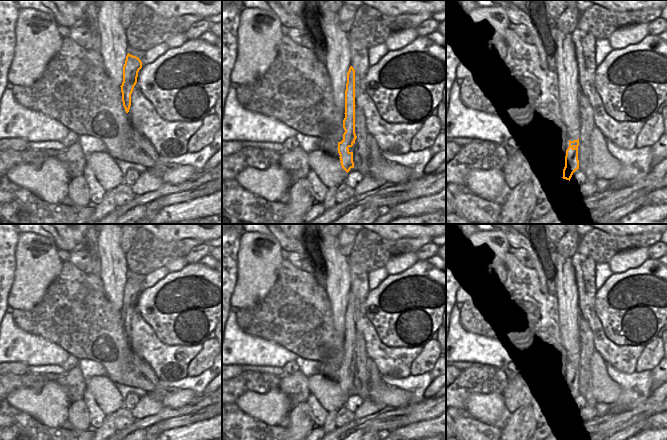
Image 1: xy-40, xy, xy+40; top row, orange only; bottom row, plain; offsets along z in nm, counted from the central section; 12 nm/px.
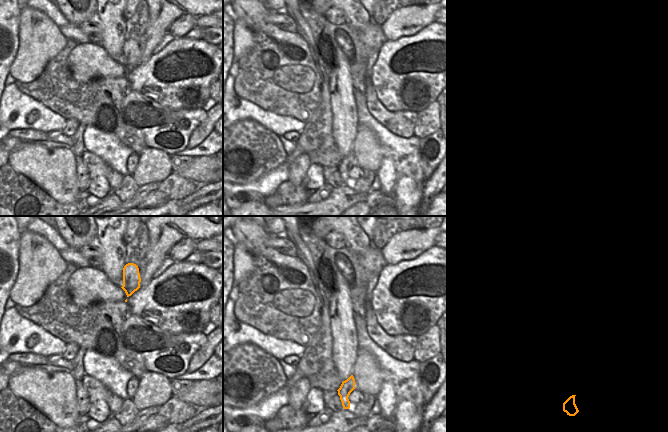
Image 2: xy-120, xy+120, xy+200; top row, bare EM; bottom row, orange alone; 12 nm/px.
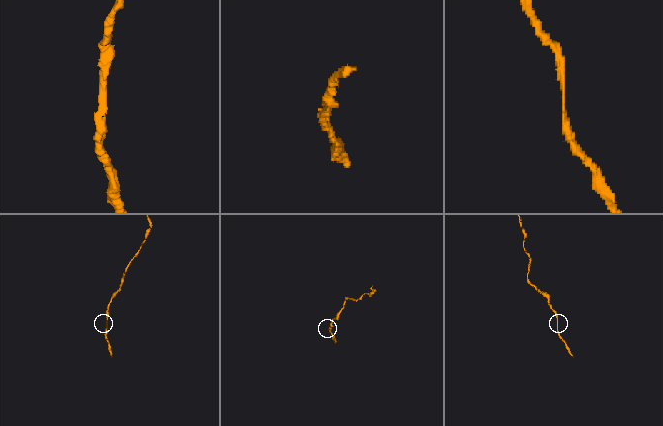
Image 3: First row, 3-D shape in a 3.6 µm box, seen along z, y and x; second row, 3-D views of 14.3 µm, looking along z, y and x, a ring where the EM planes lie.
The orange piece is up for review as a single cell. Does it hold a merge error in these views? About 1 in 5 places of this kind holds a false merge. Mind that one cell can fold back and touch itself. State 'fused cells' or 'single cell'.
single cell

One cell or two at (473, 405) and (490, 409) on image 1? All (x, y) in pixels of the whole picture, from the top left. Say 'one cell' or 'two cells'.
one cell

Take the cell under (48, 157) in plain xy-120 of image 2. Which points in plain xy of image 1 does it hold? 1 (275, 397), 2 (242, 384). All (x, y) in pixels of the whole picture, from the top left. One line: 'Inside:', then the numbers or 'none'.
Inside: 1

